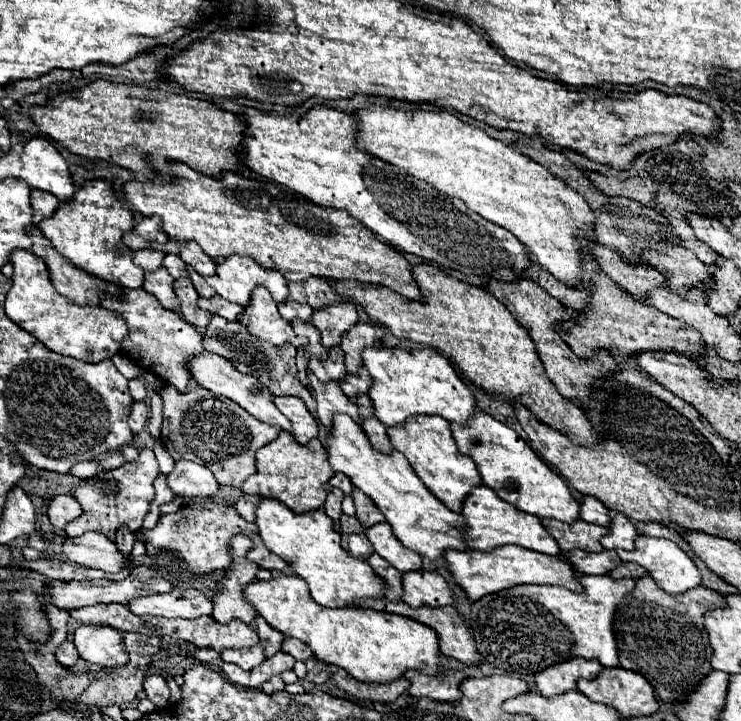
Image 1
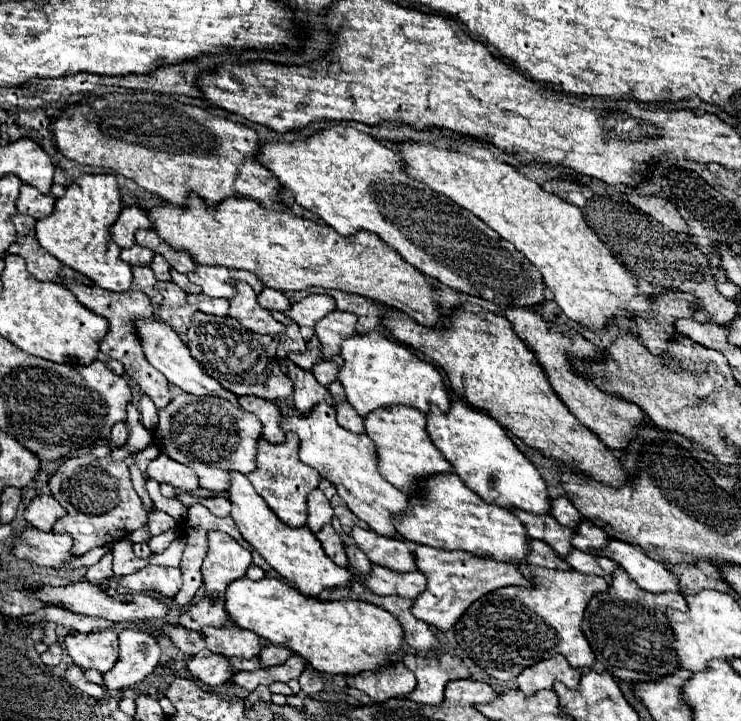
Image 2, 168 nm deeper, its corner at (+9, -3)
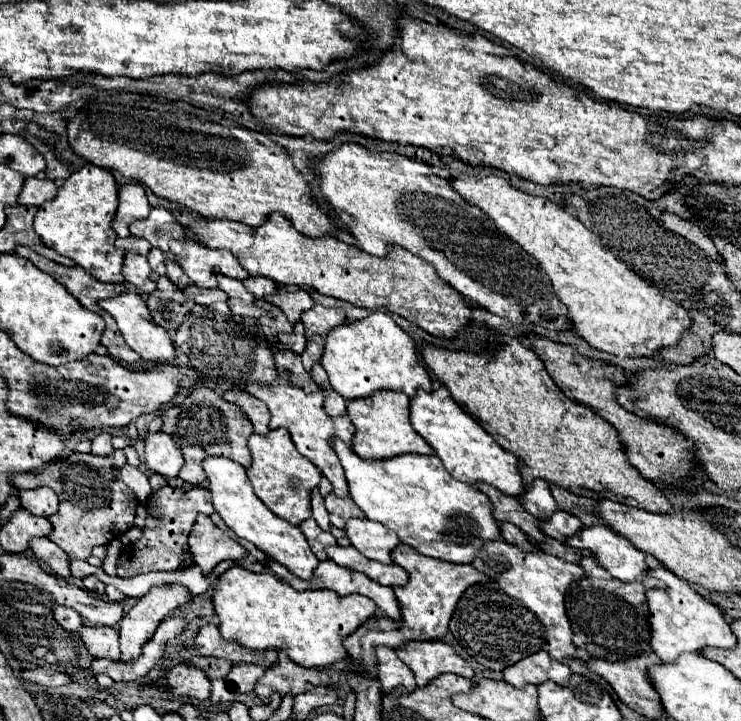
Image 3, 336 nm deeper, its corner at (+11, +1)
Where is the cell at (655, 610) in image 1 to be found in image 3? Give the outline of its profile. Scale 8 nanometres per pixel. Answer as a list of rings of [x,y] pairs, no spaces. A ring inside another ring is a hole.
[[[584,556],[578,564],[584,568],[584,578],[570,584],[566,592],[566,614],[574,630],[574,646],[590,656],[608,660],[624,660],[642,652],[650,652],[644,584],[640,580],[616,580],[592,556]]]

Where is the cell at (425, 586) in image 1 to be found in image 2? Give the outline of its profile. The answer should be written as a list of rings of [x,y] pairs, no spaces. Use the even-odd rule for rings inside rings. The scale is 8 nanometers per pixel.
[[[372,566],[372,574],[364,580],[364,584],[378,596],[396,594],[402,598],[416,600],[426,588],[426,576],[422,572],[398,574],[380,566]]]

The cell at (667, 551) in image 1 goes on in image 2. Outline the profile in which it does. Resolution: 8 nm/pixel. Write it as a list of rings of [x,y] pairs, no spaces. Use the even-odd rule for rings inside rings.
[[[610,540],[606,550],[600,550],[598,554],[618,562],[646,592],[682,592],[680,580],[662,562],[646,556],[638,546],[622,540]]]

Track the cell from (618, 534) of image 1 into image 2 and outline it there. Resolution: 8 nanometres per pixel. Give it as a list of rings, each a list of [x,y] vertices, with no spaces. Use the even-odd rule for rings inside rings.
[[[582,520],[582,524],[578,526],[578,534],[574,536],[572,544],[574,548],[578,550],[600,550],[600,548],[606,548],[606,544],[610,542],[610,536],[604,532],[602,526],[596,526],[592,520]]]

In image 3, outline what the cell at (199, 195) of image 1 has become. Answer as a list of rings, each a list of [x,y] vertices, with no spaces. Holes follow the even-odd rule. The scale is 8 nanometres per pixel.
[[[272,214],[268,222],[258,228],[232,220],[210,220],[206,226],[192,224],[196,238],[208,248],[230,250],[250,276],[268,276],[276,284],[296,284],[300,288],[314,288],[324,296],[346,300],[360,308],[384,308],[418,324],[424,332],[454,340],[472,322],[470,304],[450,284],[436,276],[432,266],[410,254],[404,248],[392,248],[388,258],[372,256],[360,248],[348,246],[334,236],[312,240],[294,230],[294,226],[280,214]]]

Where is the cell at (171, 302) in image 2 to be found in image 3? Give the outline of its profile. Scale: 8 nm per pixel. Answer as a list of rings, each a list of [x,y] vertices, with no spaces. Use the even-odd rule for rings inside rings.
[[[152,272],[152,282],[156,282],[156,290],[146,296],[146,306],[152,320],[172,336],[182,324],[184,316],[192,310],[192,302],[168,280],[168,276]]]

